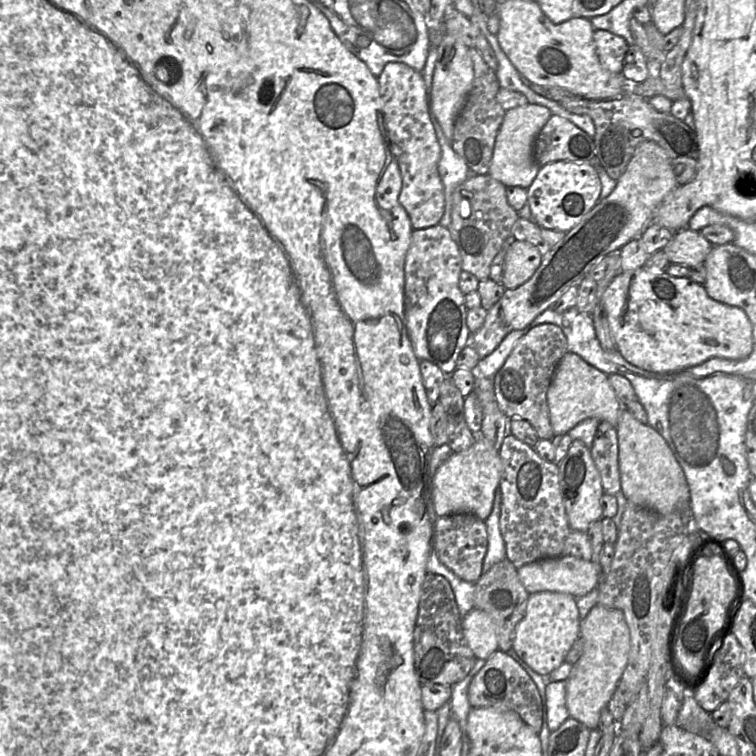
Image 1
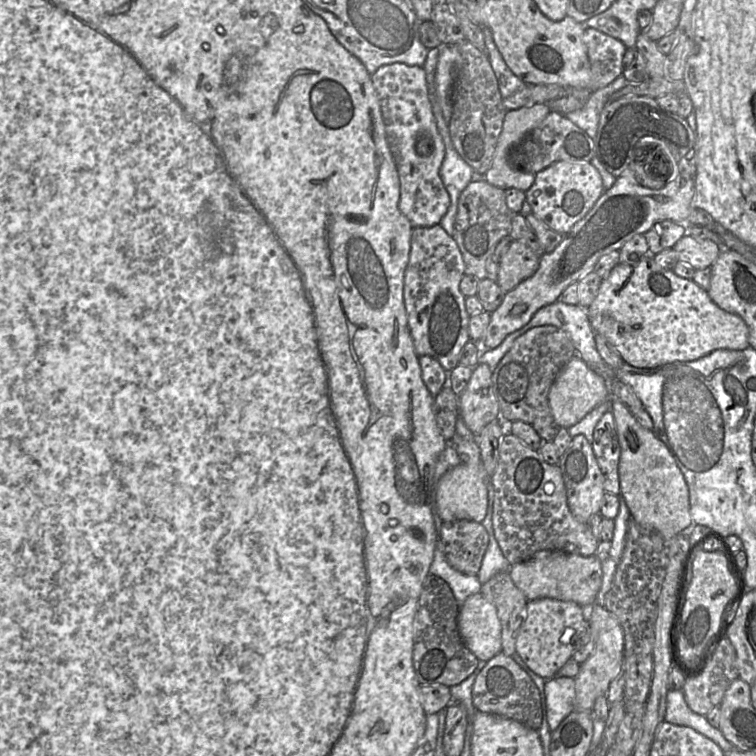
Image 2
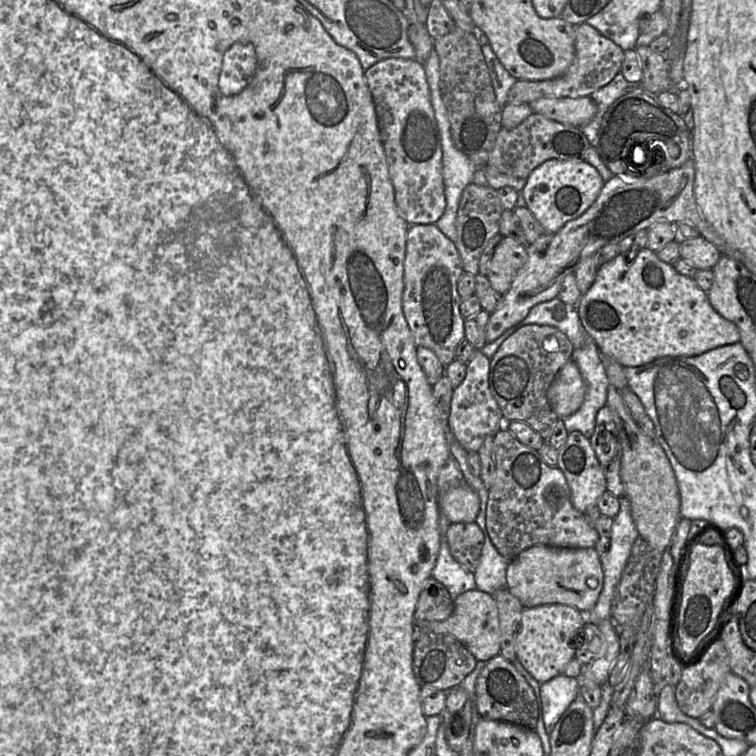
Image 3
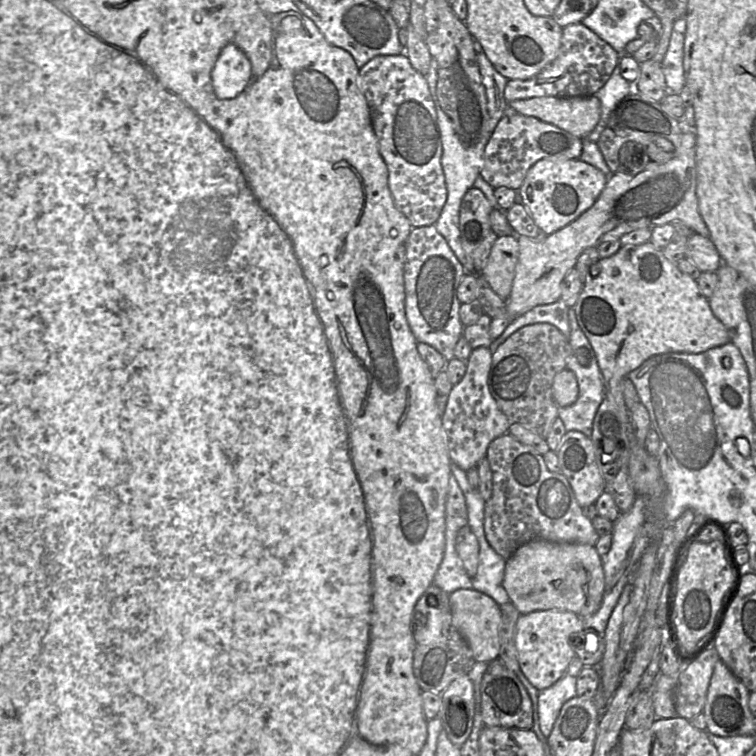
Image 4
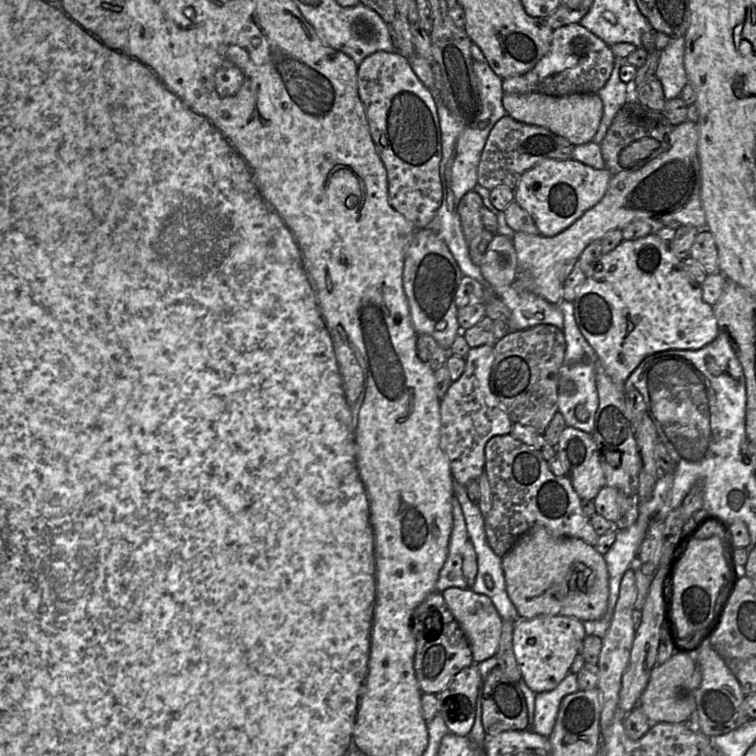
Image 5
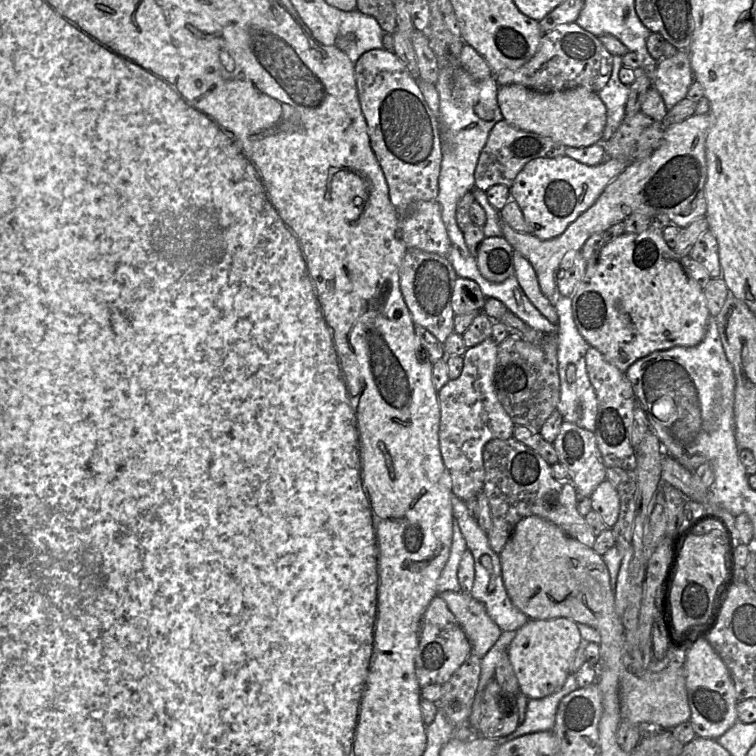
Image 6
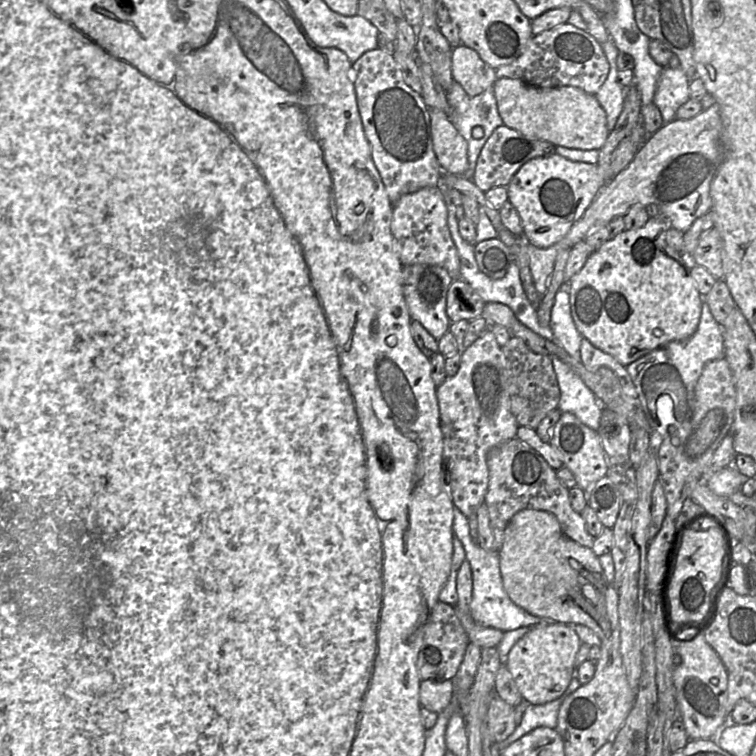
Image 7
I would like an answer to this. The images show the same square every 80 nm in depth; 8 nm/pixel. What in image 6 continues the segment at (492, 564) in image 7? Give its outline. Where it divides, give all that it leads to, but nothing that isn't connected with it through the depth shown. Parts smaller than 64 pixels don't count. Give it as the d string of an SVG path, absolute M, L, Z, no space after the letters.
M452 494L451 504L454 520L465 539L467 549L474 558L474 582L469 594L485 606L488 615L502 632L517 631L530 619L511 602L507 594L499 554L491 549L486 533L480 528L477 520L469 514L466 502Z

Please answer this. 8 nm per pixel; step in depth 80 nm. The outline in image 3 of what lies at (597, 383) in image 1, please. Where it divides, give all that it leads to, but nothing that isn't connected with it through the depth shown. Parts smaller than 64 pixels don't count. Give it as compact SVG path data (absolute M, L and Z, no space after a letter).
M570 359L557 373L547 391L548 402L559 419L574 414L582 405L586 385L577 364Z

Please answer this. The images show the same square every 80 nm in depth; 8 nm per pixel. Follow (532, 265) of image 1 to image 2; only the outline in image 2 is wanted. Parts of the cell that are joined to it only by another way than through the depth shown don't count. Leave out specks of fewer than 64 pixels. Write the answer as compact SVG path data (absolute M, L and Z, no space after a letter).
M512 240L499 261L497 284L504 292L535 273L539 258L525 243Z

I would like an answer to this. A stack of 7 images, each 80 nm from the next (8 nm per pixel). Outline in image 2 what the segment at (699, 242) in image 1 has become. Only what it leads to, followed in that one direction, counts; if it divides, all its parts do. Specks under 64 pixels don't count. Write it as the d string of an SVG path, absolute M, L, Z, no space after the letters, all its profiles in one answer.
M684 234L672 248L678 261L698 270L711 267L723 247L721 243Z

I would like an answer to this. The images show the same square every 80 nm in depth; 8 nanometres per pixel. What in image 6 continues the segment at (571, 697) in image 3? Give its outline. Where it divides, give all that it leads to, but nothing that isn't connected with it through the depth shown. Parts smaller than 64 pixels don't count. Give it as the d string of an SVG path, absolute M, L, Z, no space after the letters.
M570 673L559 691L541 699L530 699L527 704L525 720L523 723L520 723L513 733L500 738L489 738L498 741L495 749L501 744L525 734L543 731L553 732L556 722L556 712L560 701L578 688L576 674Z

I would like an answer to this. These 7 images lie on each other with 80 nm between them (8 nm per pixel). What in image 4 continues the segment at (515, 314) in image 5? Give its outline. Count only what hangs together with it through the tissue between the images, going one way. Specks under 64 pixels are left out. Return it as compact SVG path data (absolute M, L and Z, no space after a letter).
M561 298L551 304L537 305L526 313L516 317L504 330L504 332L492 341L488 347L492 354L497 347L503 343L513 332L518 329L535 323L550 323L556 326L565 337L570 336L571 328L569 324L569 306Z

